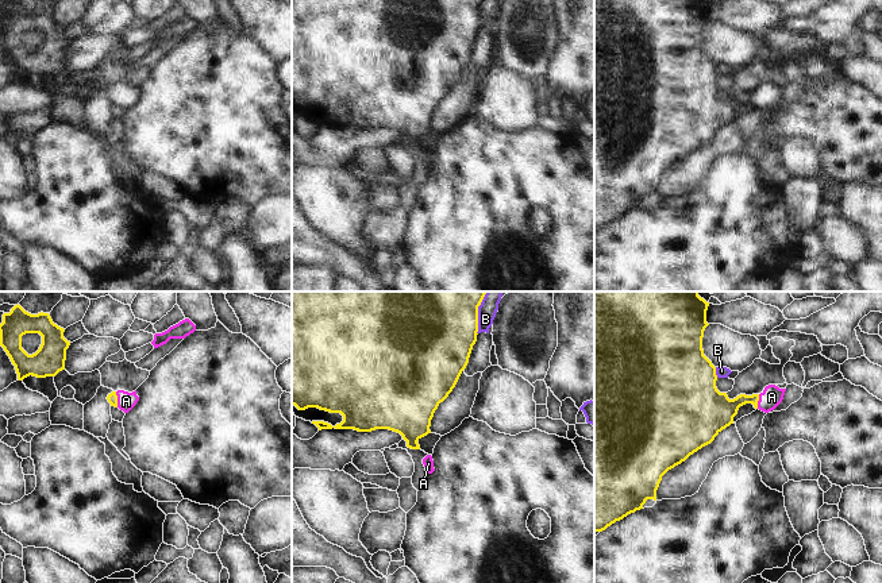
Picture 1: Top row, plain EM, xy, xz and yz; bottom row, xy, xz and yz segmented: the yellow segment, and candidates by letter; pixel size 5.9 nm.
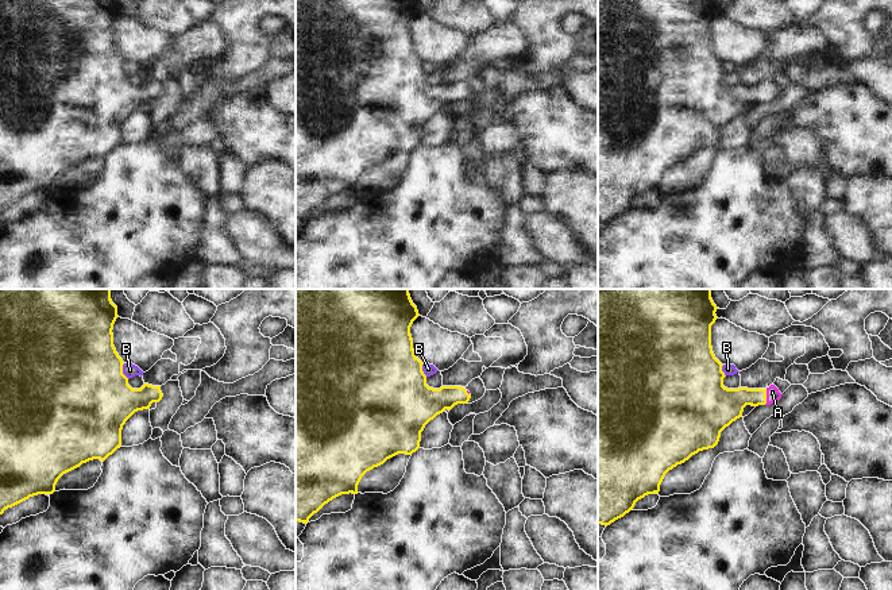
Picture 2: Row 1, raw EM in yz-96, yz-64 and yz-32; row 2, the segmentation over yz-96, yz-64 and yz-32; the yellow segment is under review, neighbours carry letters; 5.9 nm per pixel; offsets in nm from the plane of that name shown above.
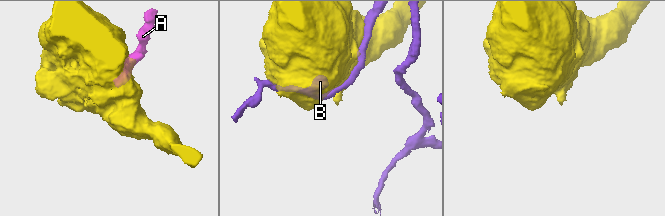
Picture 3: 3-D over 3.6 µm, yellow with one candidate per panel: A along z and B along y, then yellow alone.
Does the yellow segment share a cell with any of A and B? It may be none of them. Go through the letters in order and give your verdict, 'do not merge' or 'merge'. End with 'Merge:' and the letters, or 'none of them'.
A: merge
B: do not merge
Merge: A

